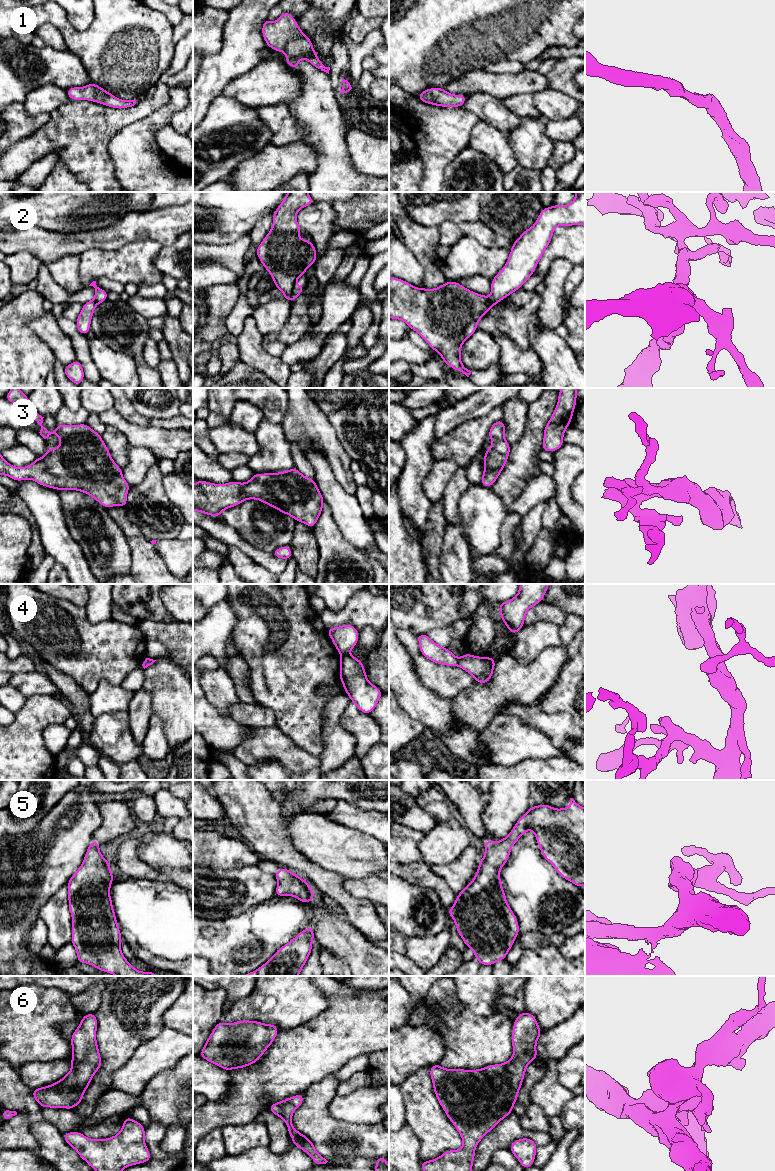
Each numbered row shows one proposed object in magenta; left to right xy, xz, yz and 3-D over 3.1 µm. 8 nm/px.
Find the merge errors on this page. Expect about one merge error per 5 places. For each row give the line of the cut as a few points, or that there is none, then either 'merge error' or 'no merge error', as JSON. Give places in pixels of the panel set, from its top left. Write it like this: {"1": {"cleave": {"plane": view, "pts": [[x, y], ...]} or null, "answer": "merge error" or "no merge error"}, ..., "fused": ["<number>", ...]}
{"1": {"cleave": null, "answer": "no merge error"}, "2": {"cleave": {"plane": "xz", "pts": [[294, 284], [289, 300]]}, "answer": "merge error"}, "3": {"cleave": null, "answer": "no merge error"}, "4": {"cleave": {"plane": "yz", "pts": [[459, 658], [457, 665]]}, "answer": "merge error"}, "5": {"cleave": null, "answer": "no merge error"}, "6": {"cleave": null, "answer": "no merge error"}, "fused": ["2", "4"]}

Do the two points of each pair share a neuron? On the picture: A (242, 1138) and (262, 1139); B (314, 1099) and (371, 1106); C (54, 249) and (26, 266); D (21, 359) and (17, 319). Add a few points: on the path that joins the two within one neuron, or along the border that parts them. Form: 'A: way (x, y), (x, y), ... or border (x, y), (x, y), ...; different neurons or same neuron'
A: way (247, 1138), (257, 1138); same neuron
B: border (335, 1095), (328, 1105), (328, 1112), (344, 1121); different neurons
C: border (14, 253), (28, 251), (41, 262); different neurons
D: way (17, 349), (17, 329); same neuron

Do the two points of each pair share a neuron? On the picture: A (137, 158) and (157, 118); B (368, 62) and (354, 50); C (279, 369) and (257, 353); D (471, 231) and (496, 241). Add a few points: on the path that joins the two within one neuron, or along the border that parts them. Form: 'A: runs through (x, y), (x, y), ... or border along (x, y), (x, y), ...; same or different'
A: runs through (137, 147), (137, 140), (147, 125); same
B: border along (371, 56), (367, 56), (363, 60), (363, 69); different
C: runs through (274, 368), (262, 358); same
D: runs through (477, 231), (490, 240); same

